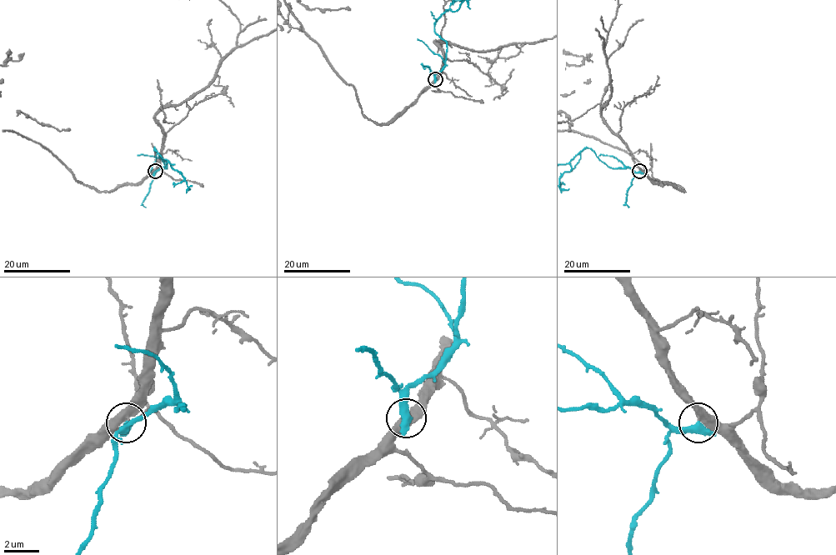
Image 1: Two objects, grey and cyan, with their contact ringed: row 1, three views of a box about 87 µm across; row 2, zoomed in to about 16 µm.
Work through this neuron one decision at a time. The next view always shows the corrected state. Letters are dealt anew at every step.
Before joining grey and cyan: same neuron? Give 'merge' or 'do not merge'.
do not merge

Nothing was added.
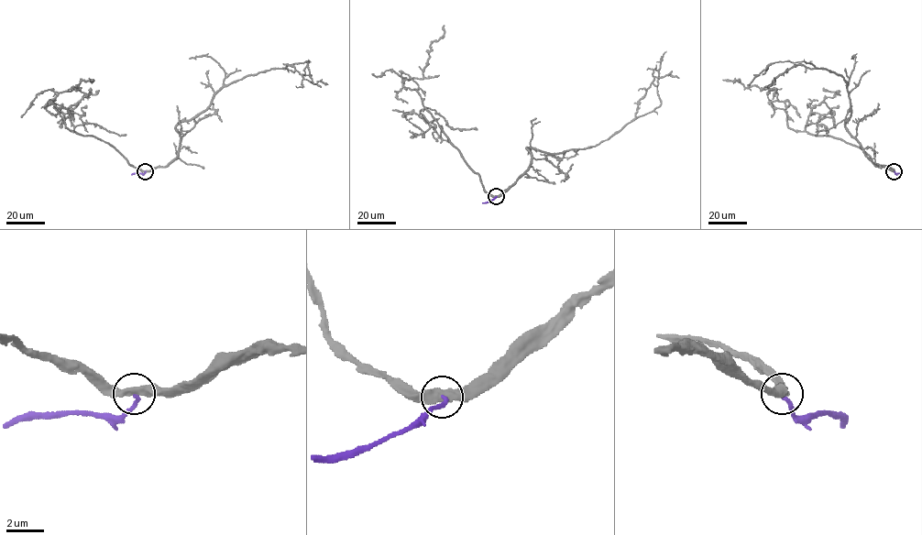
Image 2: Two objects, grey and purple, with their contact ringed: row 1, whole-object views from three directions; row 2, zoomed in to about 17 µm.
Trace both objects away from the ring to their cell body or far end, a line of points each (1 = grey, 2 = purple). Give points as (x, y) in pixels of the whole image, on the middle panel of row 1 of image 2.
1: (496, 196), (527, 169), (532, 154), (527, 147), (553, 153), (594, 147), (660, 106), (658, 70), (666, 51)
2: (496, 196), (482, 203)

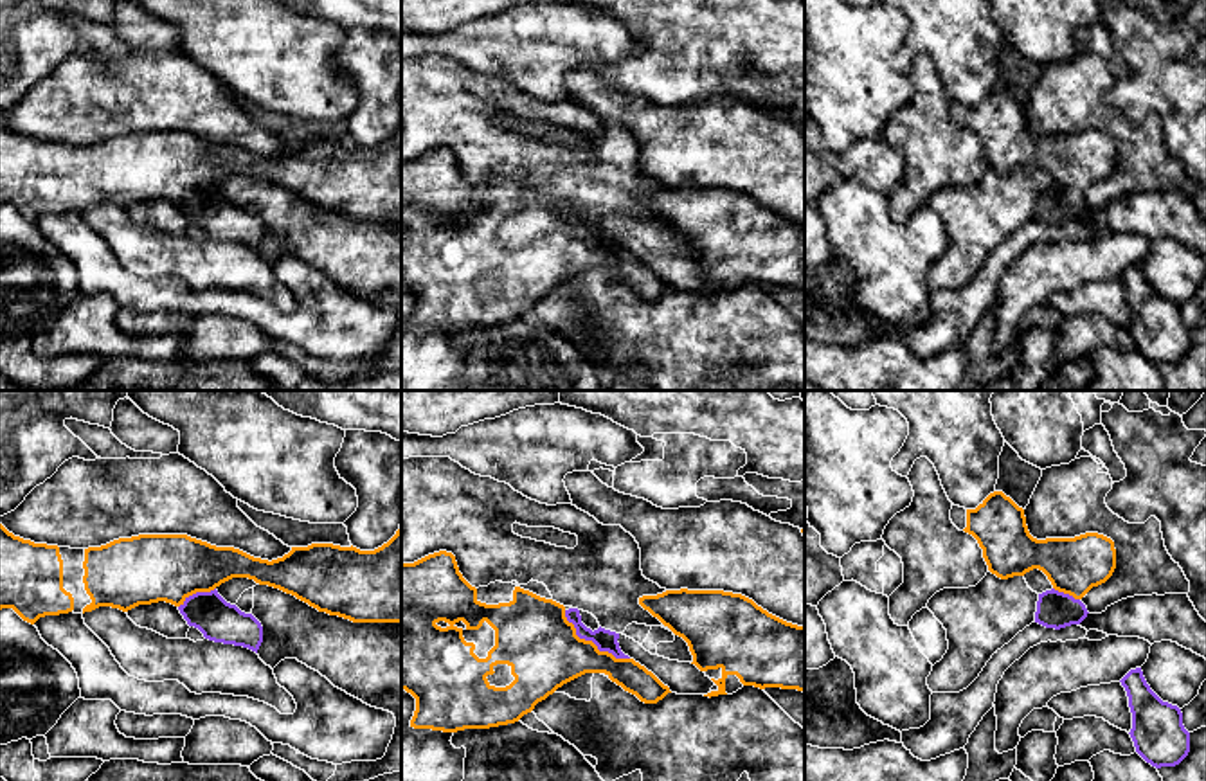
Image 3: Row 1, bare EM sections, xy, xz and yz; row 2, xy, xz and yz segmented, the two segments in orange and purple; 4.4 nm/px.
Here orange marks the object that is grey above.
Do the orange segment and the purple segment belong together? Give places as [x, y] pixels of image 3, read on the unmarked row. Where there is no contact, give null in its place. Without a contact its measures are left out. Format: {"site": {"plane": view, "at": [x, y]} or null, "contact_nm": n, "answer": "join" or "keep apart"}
{"site": {"plane": "xz", "at": [591, 238]}, "contact_nm": 360, "answer": "join"}

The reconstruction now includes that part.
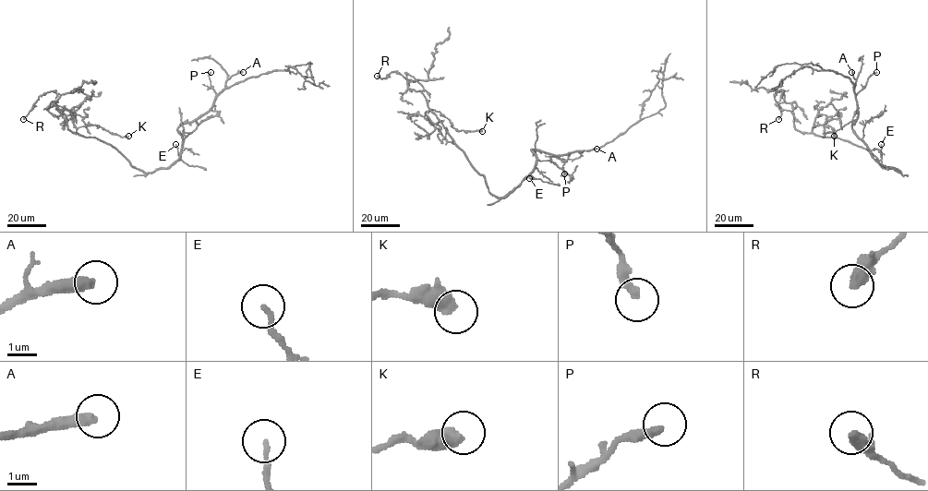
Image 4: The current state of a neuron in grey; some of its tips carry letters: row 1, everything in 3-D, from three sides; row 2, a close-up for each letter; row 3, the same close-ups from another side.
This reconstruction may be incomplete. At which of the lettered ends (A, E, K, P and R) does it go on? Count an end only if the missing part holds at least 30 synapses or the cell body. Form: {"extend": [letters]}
{"extend": ["A"]}

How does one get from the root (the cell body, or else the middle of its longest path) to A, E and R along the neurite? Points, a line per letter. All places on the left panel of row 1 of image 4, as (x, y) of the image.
A: (163, 168), (168, 168), (179, 157), (183, 137), (178, 128), (204, 114), (225, 88), (225, 81), (243, 72)
E: (163, 168), (180, 159), (175, 144)
R: (163, 168), (143, 173), (113, 146), (71, 131), (54, 102), (60, 95), (53, 91), (41, 95), (23, 119)

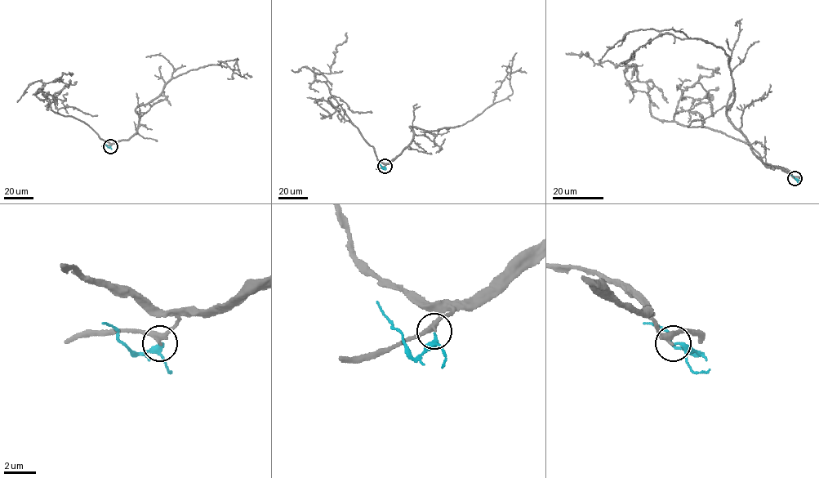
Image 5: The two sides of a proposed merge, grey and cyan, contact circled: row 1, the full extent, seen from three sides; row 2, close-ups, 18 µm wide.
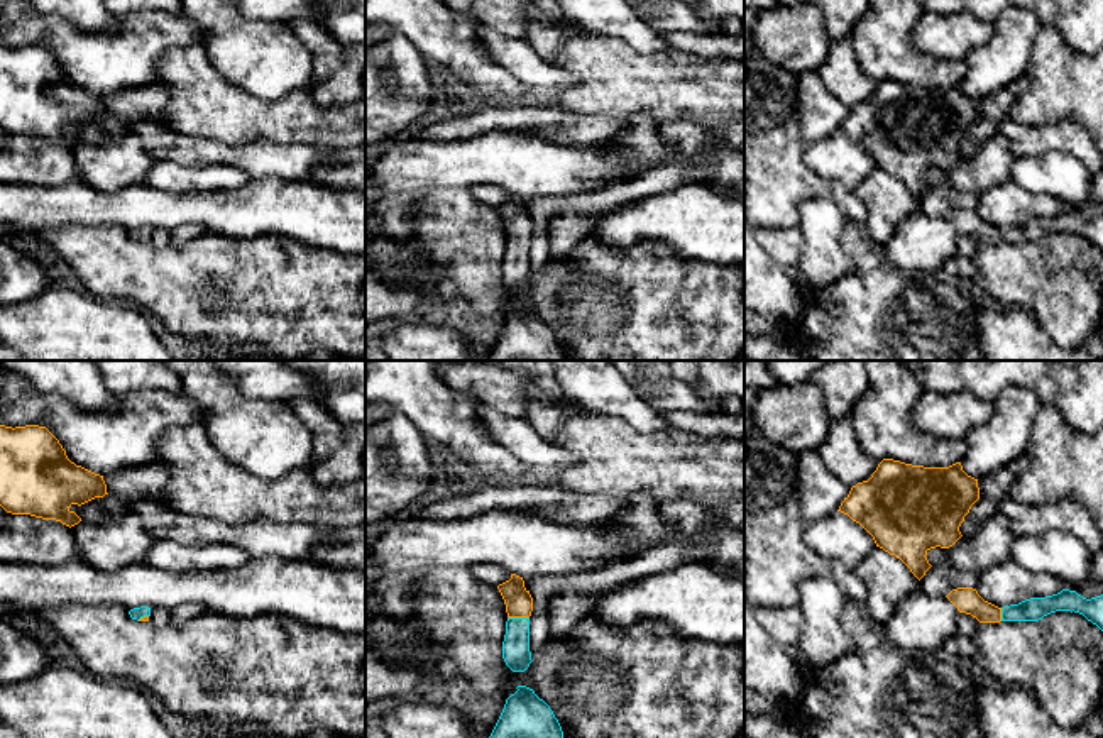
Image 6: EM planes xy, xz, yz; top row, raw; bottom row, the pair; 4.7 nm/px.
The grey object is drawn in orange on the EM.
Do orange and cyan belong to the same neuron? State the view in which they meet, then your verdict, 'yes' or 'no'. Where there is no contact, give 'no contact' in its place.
contact in xz; yes

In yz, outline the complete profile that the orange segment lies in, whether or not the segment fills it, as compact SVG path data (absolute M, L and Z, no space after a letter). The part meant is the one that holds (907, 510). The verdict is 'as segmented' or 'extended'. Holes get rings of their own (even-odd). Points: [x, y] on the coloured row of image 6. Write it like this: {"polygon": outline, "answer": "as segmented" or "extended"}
{"polygon": "M883 459L868 481L851 487L837 511L859 523L876 547L900 559L920 581L932 567L927 552L936 547L949 548L963 537L959 526L978 499L978 479L968 476L961 462L924 467Z", "answer": "as segmented"}

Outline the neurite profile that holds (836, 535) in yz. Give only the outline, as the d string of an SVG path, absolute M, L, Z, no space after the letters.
M841 511L807 521L804 542L819 555L834 559L851 570L876 547L873 537Z

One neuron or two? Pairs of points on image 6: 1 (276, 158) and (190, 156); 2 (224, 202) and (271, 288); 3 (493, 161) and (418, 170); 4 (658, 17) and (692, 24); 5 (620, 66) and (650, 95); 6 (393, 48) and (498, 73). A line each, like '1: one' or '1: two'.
1: one
2: two
3: one
4: one
5: one
6: two

